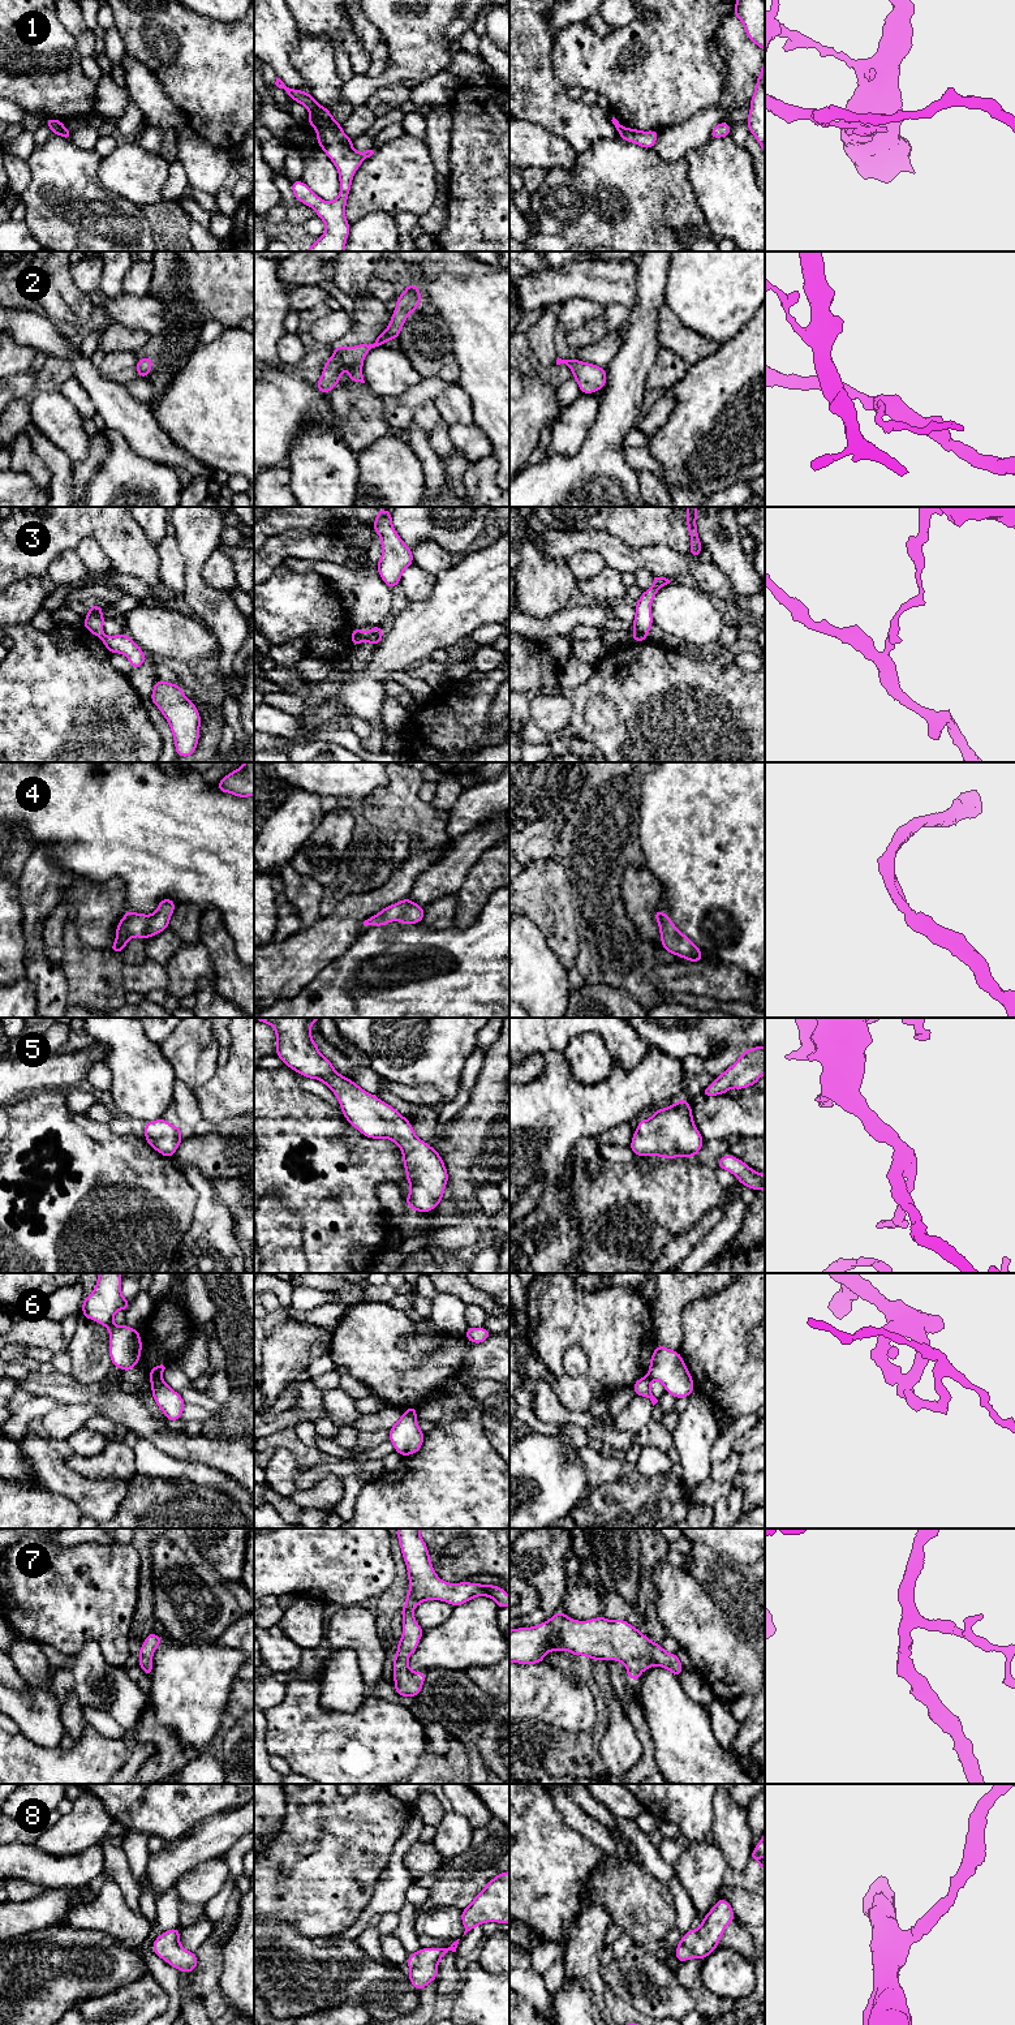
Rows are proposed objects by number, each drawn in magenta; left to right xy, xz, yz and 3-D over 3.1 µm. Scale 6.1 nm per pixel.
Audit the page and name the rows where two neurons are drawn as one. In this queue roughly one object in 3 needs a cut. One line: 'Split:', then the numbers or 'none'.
Split: 1, 3, 6

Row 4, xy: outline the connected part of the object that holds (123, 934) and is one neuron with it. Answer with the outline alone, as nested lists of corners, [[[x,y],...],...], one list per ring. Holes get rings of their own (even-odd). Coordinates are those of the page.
[[[168,898],[162,899],[158,910],[151,915],[134,913],[126,908],[125,916],[116,926],[116,941],[108,949],[115,953],[122,953],[132,937],[147,940],[165,930],[175,908],[176,903]]]

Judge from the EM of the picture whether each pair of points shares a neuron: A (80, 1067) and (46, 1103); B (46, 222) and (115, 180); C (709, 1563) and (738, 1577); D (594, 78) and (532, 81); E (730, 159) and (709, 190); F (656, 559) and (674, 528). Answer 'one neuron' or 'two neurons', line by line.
A: two neurons
B: two neurons
C: one neuron
D: two neurons
E: one neuron
F: two neurons

